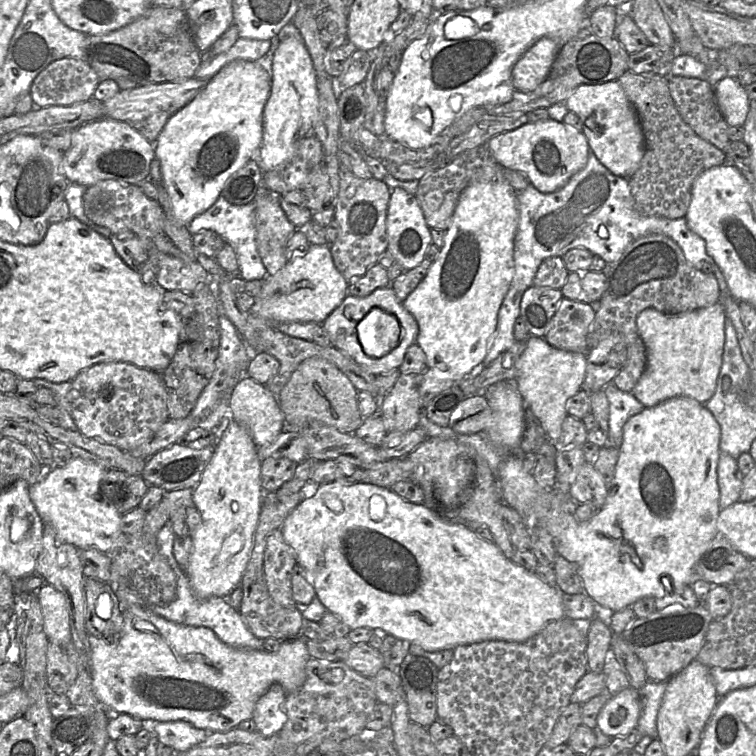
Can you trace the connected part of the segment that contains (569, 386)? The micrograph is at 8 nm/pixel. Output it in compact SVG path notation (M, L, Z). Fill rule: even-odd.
M529 336L525 349L516 362L517 375L514 380L526 409L539 420L548 437L557 444L562 423L568 416L566 402L583 389L586 376L585 353L570 352L551 346L542 337Z

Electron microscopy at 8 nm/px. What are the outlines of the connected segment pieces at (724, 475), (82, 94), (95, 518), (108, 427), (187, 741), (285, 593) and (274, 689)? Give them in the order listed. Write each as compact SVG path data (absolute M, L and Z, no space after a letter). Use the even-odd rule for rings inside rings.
M720 451L717 467L720 510L740 501L743 478L738 469L737 459L728 453Z
M62 58L51 62L34 79L29 94L38 107L71 106L93 98L99 79L86 60Z
M72 457L64 467L52 467L45 470L43 477L29 487L29 496L44 525L52 528L60 540L83 550L96 548L109 553L124 534L120 527L122 514L100 492L100 482L108 469L93 461Z
M130 363L92 365L71 381L68 396L77 431L123 451L132 451L149 442L169 420L168 396L160 373Z
M144 721L157 734L164 746L173 748L177 753L184 752L205 740L208 731L197 728L186 721Z
M271 531L266 539L264 576L273 600L284 606L298 606L292 596L291 575L296 565L292 548L285 541L282 531Z
M275 683L257 701L252 720L255 722L256 731L261 735L276 735L284 726L287 720L286 695L282 686Z

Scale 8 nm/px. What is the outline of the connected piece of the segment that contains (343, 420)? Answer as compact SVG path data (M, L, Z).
M311 357L299 364L277 399L285 417L285 427L316 420L353 434L364 419L358 408L357 395L358 390L334 364L320 357Z

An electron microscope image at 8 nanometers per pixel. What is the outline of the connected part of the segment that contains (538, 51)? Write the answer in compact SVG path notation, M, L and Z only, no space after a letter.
M543 37L529 47L512 69L512 83L516 90L531 92L548 76L560 44Z

